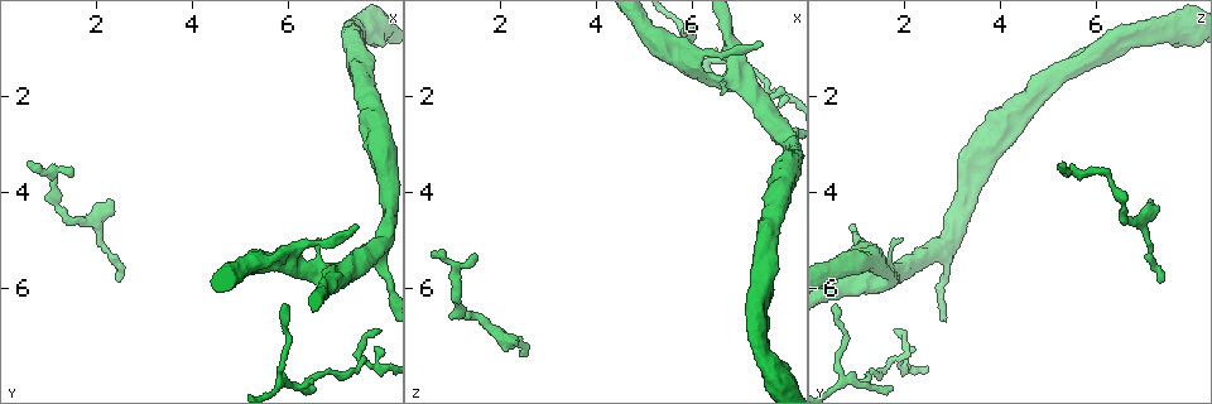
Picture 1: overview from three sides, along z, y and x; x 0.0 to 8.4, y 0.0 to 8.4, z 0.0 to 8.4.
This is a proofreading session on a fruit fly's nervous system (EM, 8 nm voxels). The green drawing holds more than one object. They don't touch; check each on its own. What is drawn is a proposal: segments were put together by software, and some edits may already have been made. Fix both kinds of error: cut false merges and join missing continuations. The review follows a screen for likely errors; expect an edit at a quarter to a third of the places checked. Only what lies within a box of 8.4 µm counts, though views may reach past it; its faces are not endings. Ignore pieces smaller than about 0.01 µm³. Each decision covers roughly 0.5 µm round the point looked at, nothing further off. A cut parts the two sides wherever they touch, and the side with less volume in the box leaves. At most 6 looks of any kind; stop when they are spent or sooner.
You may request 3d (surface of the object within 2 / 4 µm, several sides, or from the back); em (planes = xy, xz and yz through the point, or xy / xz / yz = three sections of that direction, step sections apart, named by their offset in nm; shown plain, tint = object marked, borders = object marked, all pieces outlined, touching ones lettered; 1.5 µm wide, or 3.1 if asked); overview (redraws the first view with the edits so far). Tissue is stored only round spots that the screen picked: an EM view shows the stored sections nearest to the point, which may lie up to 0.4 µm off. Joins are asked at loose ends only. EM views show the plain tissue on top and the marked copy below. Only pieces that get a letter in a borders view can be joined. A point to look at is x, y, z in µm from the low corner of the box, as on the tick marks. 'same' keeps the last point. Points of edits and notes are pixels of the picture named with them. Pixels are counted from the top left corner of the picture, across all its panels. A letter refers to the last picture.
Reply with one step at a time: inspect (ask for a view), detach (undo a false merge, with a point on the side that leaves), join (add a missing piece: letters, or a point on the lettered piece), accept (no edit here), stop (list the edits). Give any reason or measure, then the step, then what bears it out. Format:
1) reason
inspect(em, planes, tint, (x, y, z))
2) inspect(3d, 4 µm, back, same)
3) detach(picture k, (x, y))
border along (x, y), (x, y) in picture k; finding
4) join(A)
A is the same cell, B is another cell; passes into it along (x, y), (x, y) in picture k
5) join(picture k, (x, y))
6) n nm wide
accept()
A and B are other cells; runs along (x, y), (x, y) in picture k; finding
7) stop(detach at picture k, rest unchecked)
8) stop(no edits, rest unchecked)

sharp bend
inspect(em, planes, borders, (6.00, 5.45, 1.40))

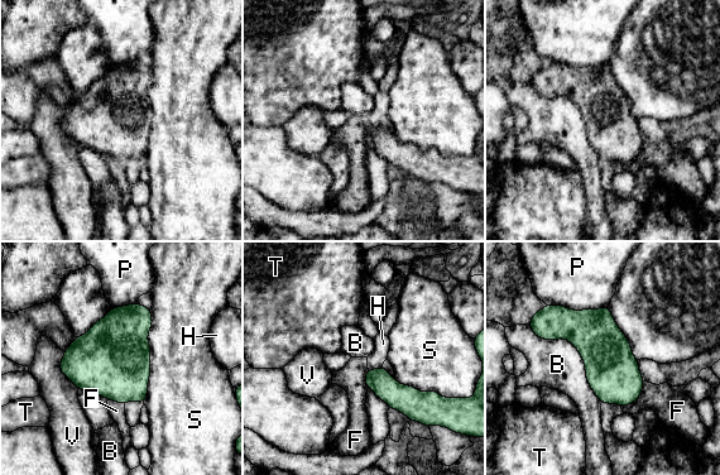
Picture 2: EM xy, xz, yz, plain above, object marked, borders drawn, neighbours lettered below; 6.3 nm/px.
B touches over 700 nm
accept()
B, F, H, P, S, T and V are other cells; all the same neuron

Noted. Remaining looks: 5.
a fork
inspect(em, planes, tint, (7.50, 7.45, 1.85))

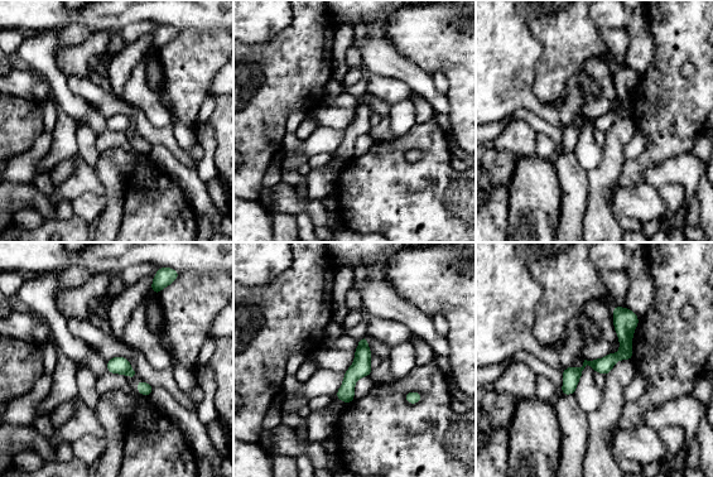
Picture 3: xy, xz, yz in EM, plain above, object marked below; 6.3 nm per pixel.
inspect(em, planes, borders, same)

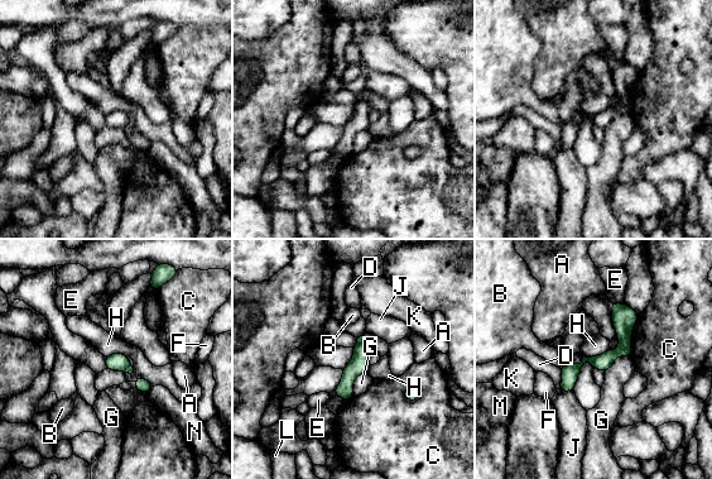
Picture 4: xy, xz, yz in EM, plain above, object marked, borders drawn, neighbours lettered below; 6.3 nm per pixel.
100 nm wide
accept()
A, B, C, D, E, F, G, H, J, K, L, M and N are other cells; continuous, no second neuron

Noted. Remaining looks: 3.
three arms meet
inspect(em, xz, step 4, borders, (5.80, 7.85, 0.70))

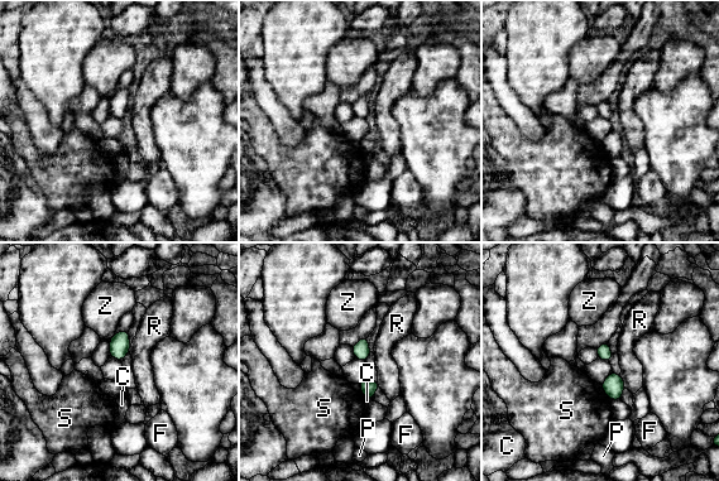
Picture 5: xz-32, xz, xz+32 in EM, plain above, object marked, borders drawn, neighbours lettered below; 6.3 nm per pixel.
accept()
C, F, P, R, S and Z are other cells; border along (619, 375), (626, 386) in picture 5; continuous, no second neuron

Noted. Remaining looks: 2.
stop(no edits, rest unchecked)

